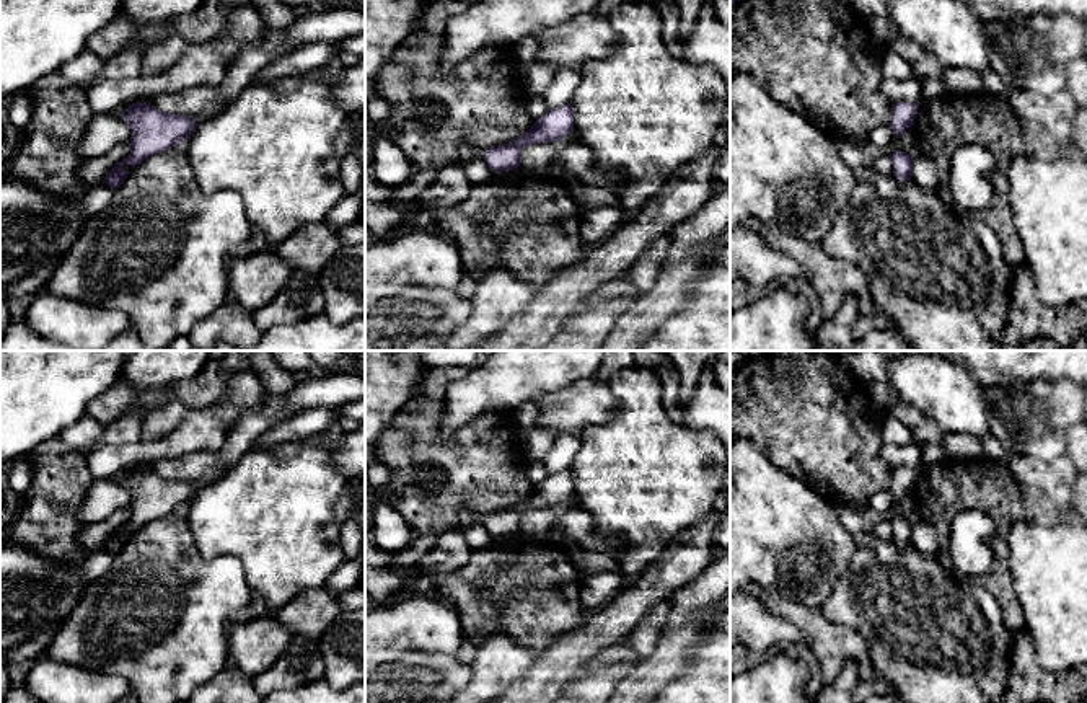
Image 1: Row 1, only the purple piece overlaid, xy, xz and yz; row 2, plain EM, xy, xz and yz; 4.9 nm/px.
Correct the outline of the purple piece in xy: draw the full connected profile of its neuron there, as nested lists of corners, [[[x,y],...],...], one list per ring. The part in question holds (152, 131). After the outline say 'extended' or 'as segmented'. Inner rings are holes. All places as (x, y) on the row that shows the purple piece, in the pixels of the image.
[[[140,101],[129,104],[124,122],[132,132],[130,153],[121,163],[114,165],[103,179],[114,191],[121,188],[129,175],[122,168],[124,163],[134,170],[148,157],[187,140],[197,126],[192,116],[161,113],[153,104]]] | as segmented

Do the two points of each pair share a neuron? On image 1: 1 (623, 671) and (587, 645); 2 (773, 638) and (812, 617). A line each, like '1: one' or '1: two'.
1: two
2: two

